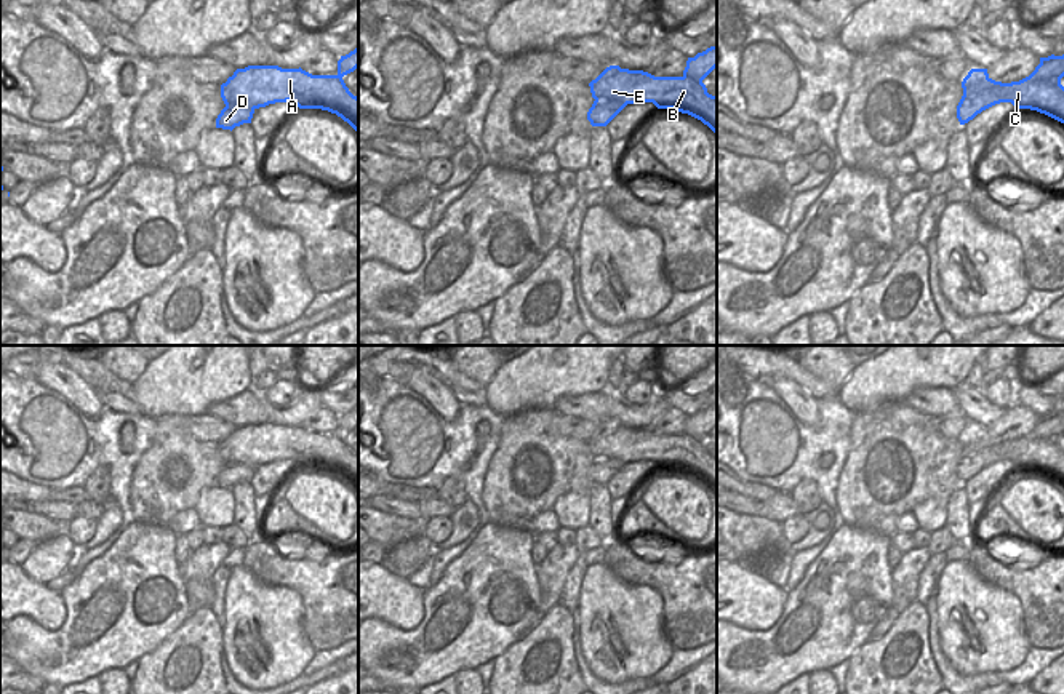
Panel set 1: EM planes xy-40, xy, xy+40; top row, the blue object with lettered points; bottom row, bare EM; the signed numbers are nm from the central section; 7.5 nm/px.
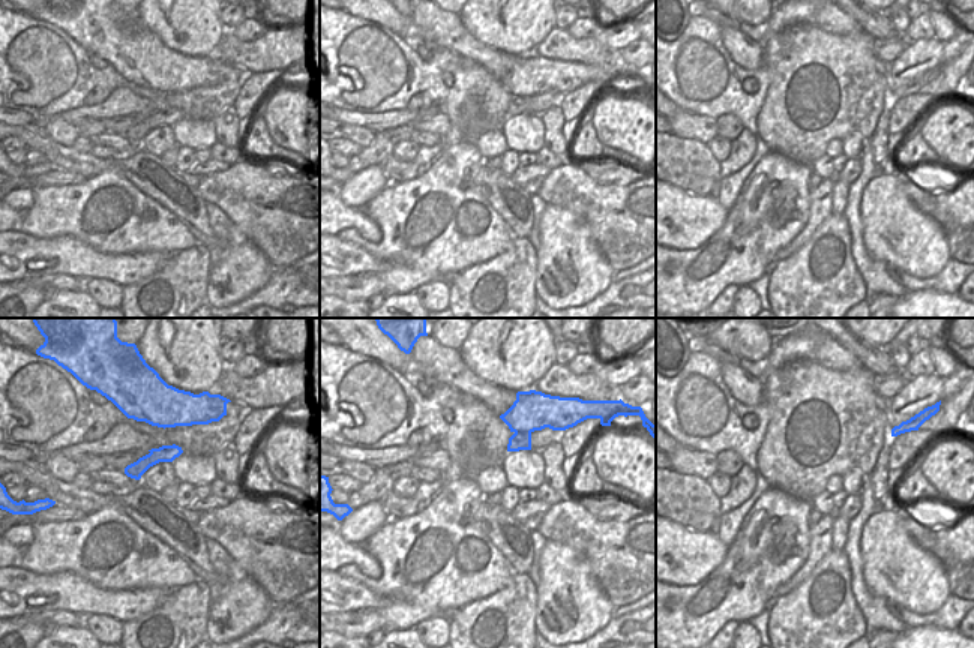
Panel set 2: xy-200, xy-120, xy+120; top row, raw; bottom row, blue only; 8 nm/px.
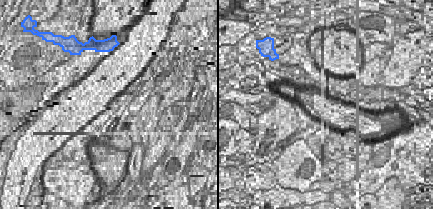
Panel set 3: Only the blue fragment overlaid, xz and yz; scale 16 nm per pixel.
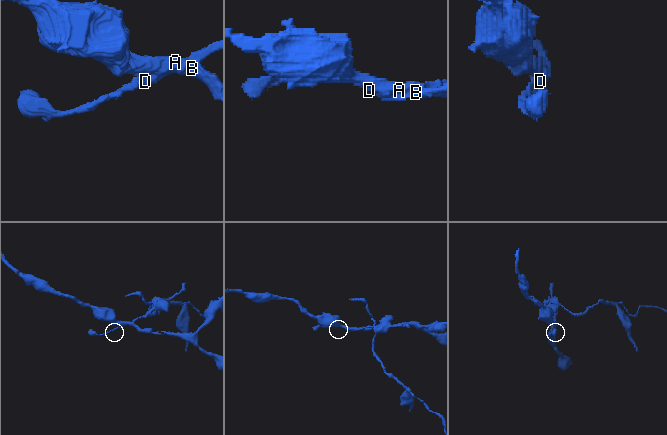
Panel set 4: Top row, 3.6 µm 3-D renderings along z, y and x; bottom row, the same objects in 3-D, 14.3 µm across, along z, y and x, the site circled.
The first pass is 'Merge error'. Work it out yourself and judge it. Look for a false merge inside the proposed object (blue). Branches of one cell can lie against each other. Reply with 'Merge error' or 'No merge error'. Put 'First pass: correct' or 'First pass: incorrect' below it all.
Merge error.
First pass: correct

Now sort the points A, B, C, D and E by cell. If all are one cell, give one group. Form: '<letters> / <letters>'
A B C E / D

